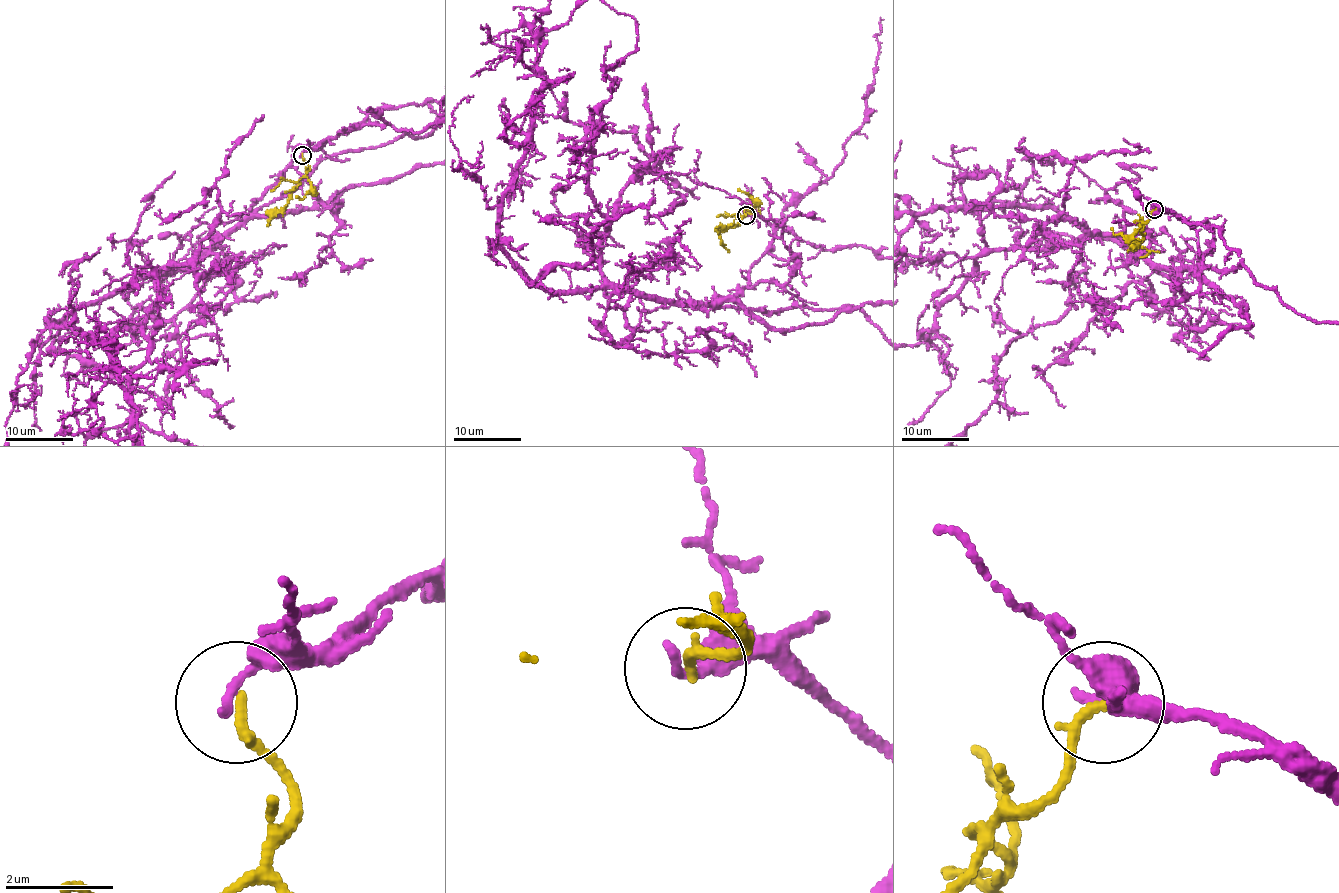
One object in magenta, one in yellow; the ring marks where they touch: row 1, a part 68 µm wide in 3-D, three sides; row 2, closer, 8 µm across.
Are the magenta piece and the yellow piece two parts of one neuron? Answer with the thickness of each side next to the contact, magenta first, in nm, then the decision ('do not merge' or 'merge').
170/200 nm | do not merge

